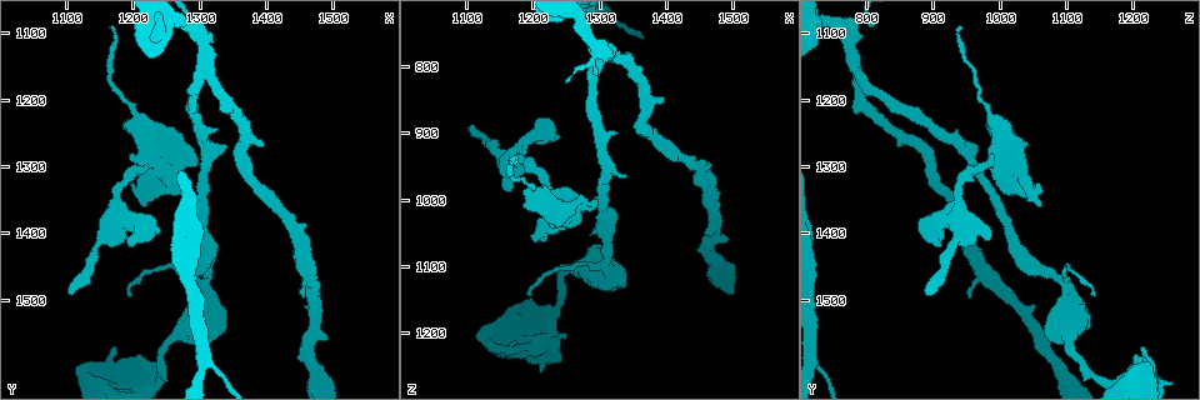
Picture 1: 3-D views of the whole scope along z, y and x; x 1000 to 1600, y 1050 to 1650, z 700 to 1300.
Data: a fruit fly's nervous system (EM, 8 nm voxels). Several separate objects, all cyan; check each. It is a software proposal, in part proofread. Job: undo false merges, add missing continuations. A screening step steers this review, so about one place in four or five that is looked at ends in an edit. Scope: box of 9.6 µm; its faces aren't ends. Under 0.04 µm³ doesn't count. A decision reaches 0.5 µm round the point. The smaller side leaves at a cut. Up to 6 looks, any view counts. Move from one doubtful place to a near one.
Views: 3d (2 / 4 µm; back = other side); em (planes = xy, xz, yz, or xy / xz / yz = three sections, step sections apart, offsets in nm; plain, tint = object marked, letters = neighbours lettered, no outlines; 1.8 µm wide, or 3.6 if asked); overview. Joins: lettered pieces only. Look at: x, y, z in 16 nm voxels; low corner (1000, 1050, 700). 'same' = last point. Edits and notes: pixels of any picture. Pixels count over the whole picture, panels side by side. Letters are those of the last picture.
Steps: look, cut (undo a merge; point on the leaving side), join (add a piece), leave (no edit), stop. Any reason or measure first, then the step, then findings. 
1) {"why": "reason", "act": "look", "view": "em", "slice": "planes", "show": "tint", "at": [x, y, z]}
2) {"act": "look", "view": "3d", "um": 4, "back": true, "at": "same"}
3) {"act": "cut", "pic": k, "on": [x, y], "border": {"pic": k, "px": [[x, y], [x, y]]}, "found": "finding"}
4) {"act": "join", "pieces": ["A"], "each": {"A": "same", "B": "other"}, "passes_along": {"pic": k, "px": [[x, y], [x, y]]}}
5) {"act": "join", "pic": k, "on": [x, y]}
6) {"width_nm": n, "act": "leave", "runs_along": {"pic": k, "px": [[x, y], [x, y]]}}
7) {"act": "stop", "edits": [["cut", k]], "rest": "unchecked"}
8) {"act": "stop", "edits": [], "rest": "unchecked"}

{"why": "side arm on a straight run", "act": "look", "view": "3d", "um": 4, "at": [1270, 1550, 1105]}

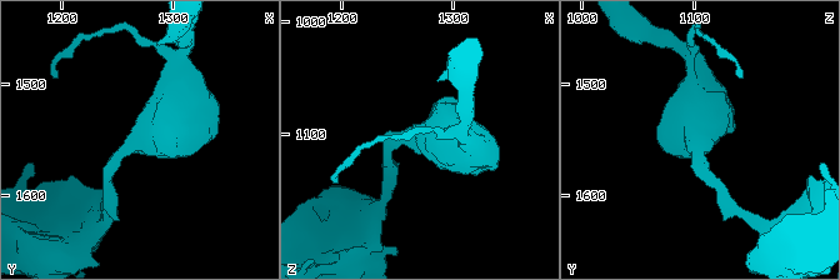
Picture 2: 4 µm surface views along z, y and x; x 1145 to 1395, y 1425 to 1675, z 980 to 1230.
{"why": "need the tissue", "act": "look", "view": "em", "slice": "xz", "step": 4, "show": "tint", "at": [1272, 1550, 1106]}

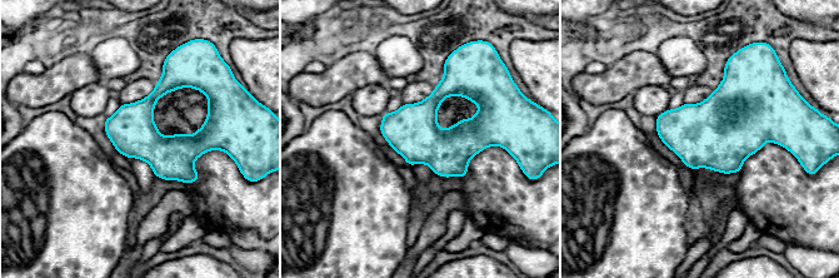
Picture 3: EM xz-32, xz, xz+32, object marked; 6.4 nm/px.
{"act": "look", "view": "em", "slice": "planes", "show": "letters", "at": "same"}

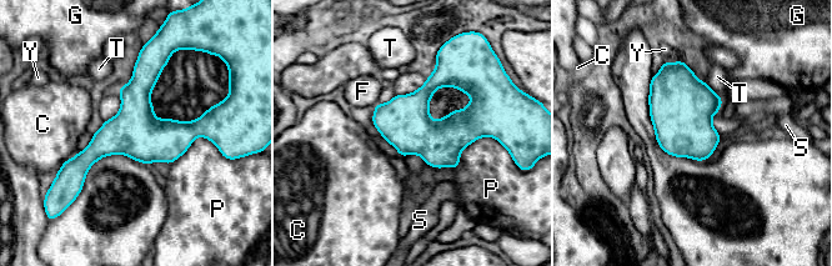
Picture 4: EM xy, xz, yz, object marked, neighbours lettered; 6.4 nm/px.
{"act": "leave", "each": {"C": "other", "F": "other", "G": "other", "P": "other", "S": "other", "T": "other", "Y": "other"}, "found": "one cell here"}

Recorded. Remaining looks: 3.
{"why": "an open end", "act": "look", "view": "3d", "um": 4, "back": true, "at": [1105, 1485, 895]}

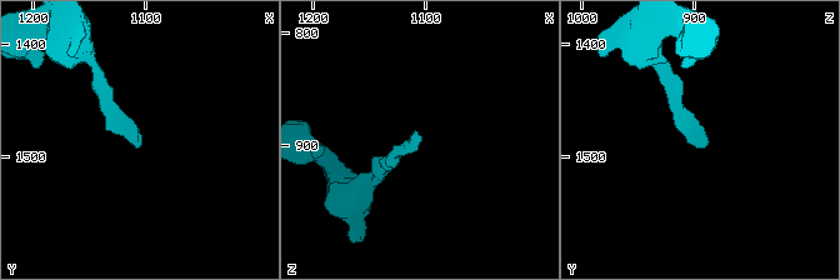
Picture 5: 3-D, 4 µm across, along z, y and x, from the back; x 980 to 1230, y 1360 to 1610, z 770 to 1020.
{"act": "look", "view": "em", "um": 3.6, "slice": "xz", "step": 4, "show": "tint", "at": [1106, 1488, 892]}

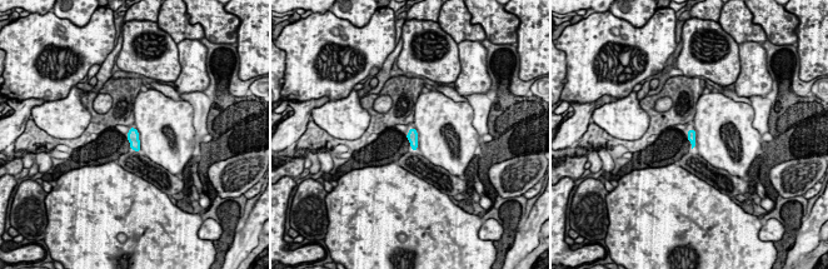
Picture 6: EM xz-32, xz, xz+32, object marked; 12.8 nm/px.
{"act": "look", "view": "em", "um": 3.6, "slice": "planes", "show": "letters", "at": "same"}

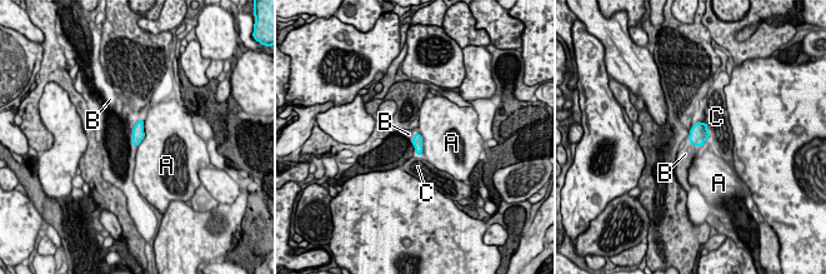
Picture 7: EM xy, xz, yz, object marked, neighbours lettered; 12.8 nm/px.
{"longest_contact_nm": ["A", 380], "act": "join", "pieces": ["B"], "each": {"A": "other", "B": "same", "C": "other"}, "found": "the cell continues"}

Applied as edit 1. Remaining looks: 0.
{"act": "stop", "edits": [["join", 7]], "rest": "unchecked"}

